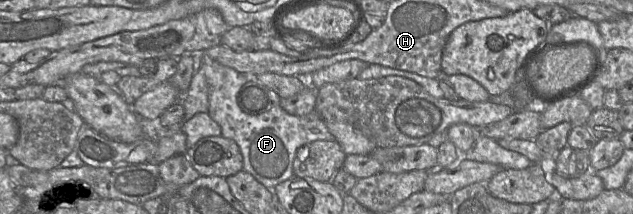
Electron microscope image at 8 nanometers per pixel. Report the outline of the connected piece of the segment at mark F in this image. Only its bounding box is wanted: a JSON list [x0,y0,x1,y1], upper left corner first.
[198,54,334,188]

